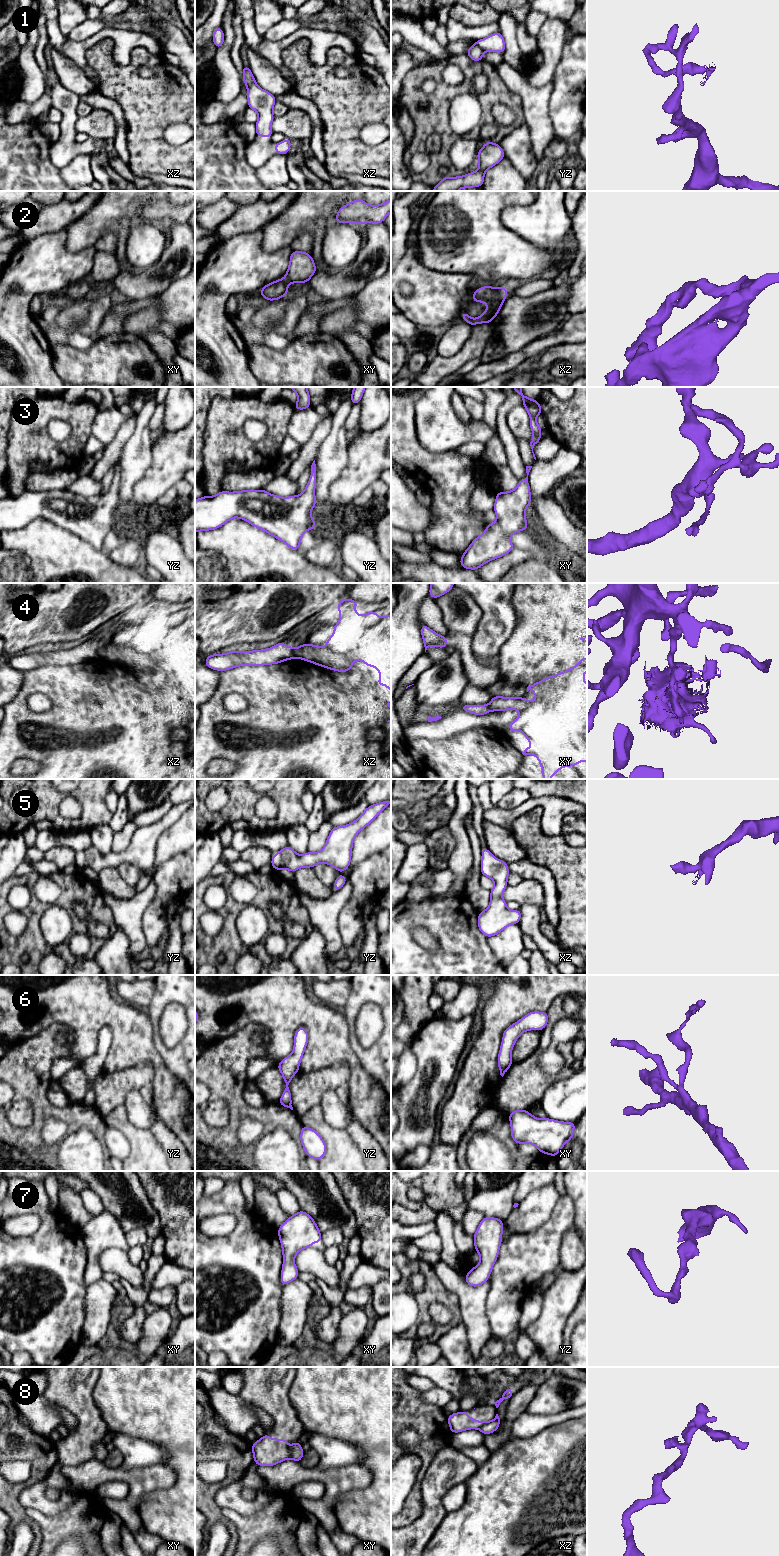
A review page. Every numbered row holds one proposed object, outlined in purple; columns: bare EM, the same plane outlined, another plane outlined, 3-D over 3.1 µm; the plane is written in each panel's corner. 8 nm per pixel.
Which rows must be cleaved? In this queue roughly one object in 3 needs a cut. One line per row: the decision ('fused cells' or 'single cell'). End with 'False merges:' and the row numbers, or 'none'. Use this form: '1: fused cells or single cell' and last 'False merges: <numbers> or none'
1: fused cells
2: single cell
3: single cell
4: fused cells
5: single cell
6: single cell
7: single cell
8: fused cells
False merges: 1, 4, 8

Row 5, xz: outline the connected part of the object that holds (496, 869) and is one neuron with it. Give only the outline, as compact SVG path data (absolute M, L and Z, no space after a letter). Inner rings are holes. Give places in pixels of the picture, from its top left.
M482 848L481 874L494 881L494 888L490 891L490 906L478 915L478 929L486 937L499 934L506 927L518 924L521 919L521 911L509 910L502 894L508 886L507 878L509 870L507 863L496 859L486 848Z

